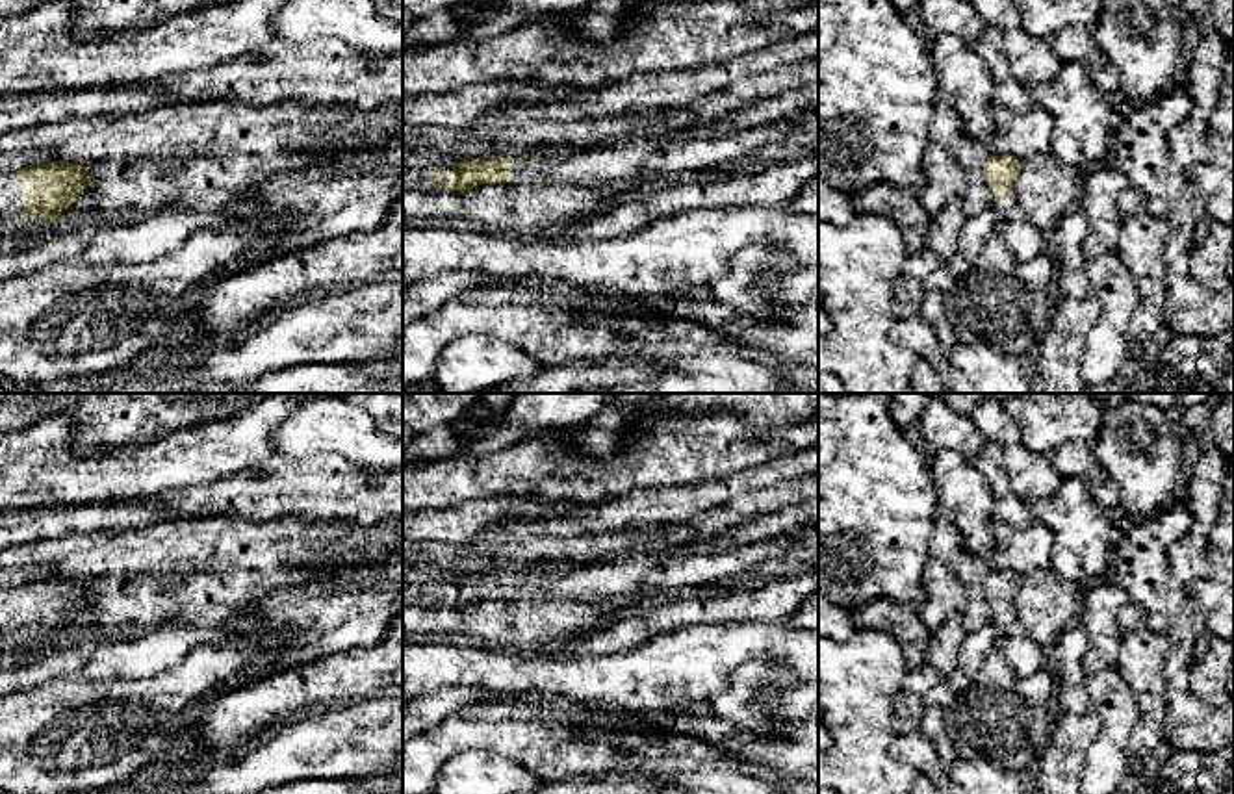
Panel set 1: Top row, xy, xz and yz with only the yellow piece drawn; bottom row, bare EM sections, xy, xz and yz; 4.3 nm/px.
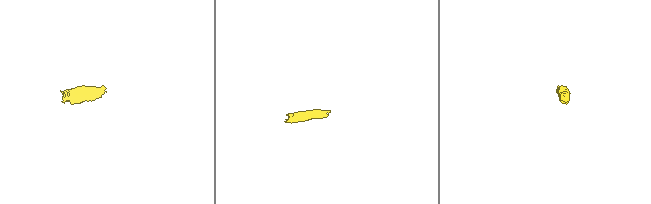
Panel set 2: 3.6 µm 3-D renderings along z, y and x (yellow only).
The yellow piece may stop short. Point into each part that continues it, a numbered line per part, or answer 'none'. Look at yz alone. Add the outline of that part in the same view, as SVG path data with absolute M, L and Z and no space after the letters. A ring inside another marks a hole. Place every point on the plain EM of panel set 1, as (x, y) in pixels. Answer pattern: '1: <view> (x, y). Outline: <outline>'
1: yz (1025, 655). Outline: M1013 616L998 620L995 646L1004 651L1008 662L1021 677L1030 677L1047 668L1047 649L1043 649Z

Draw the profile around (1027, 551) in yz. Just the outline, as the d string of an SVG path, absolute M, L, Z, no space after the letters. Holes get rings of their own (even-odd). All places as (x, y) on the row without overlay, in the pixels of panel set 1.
M993 519L991 532L991 570L1015 571L1021 581L1009 616L1019 620L1043 649L1050 649L1063 633L1080 625L1086 586L1054 573L1054 536L1041 521L1015 529L1004 519Z

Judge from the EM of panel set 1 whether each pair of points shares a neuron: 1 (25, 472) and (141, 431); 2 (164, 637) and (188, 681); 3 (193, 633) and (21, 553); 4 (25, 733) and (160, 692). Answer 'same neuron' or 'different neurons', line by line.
1: different neurons
2: different neurons
3: different neurons
4: same neuron

